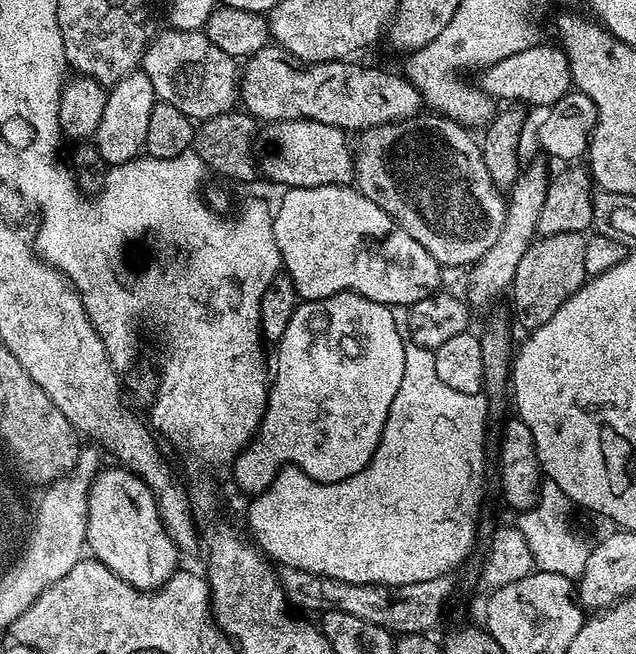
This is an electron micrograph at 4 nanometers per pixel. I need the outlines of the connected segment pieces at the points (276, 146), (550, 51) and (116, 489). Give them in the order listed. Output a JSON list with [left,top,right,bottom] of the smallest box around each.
[[254,120,354,189],[478,43,573,110],[86,466,178,590]]

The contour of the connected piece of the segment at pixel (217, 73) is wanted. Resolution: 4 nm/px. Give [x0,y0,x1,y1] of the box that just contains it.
[142,28,240,122]

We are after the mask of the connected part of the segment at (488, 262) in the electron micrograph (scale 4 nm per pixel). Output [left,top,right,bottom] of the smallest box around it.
[466,160,550,309]

